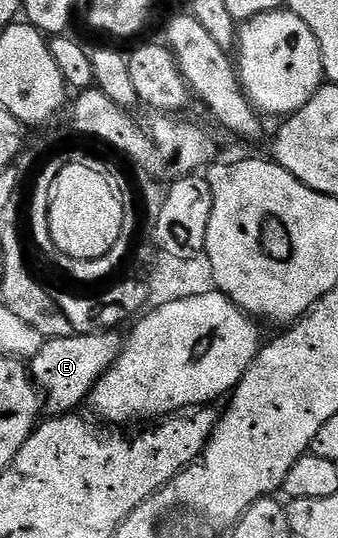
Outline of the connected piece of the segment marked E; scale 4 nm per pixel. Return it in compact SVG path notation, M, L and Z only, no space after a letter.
M118 331L99 332L97 335L72 334L59 339L46 339L29 362L32 380L45 397L45 408L51 414L71 414L79 403L90 397L97 381L111 368L124 346Z

